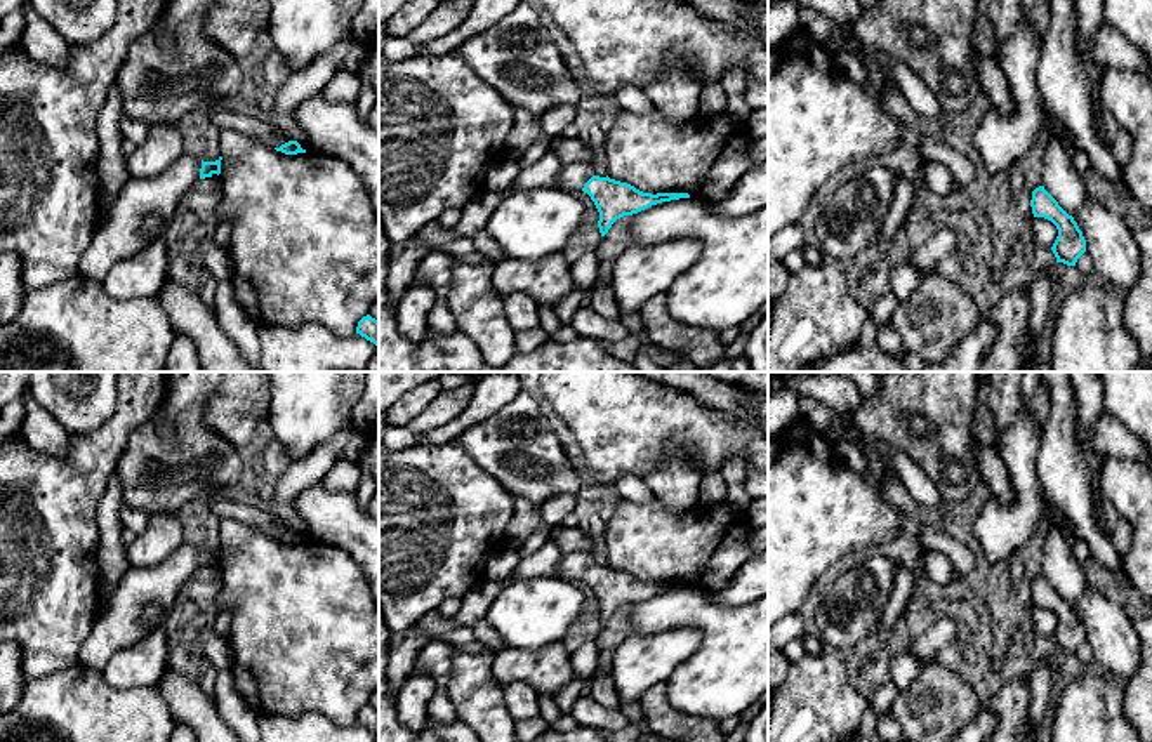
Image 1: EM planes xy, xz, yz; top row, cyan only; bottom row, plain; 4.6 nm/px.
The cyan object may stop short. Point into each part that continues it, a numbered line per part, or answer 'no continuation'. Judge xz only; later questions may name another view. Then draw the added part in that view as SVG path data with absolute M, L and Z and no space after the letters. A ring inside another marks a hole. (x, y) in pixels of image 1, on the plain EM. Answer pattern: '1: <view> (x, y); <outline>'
1: xz (572, 565); M587 551L563 553L556 575L561 579L577 580L582 579L593 565L593 554Z

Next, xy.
1: xy (122, 624); M182 542L167 560L156 566L130 566L109 596L108 610L96 619L90 634L83 641L78 664L103 671L113 653L136 645L148 634L160 633L175 605L179 593L191 579L198 575L200 558L200 547ZM149 605L156 605L162 612L156 624L144 620L144 610Z

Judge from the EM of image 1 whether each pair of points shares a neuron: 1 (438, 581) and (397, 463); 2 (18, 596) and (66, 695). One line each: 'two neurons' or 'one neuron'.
1: one neuron
2: two neurons

